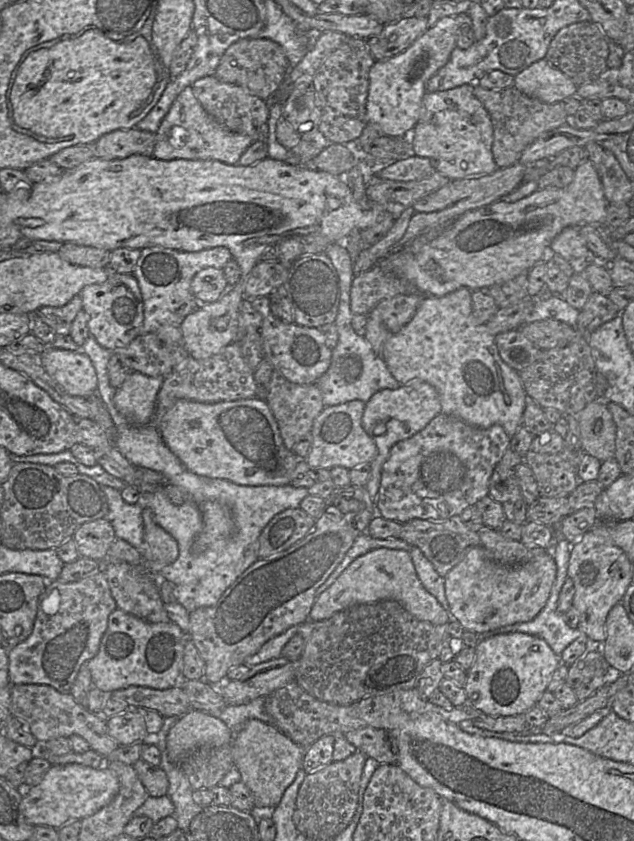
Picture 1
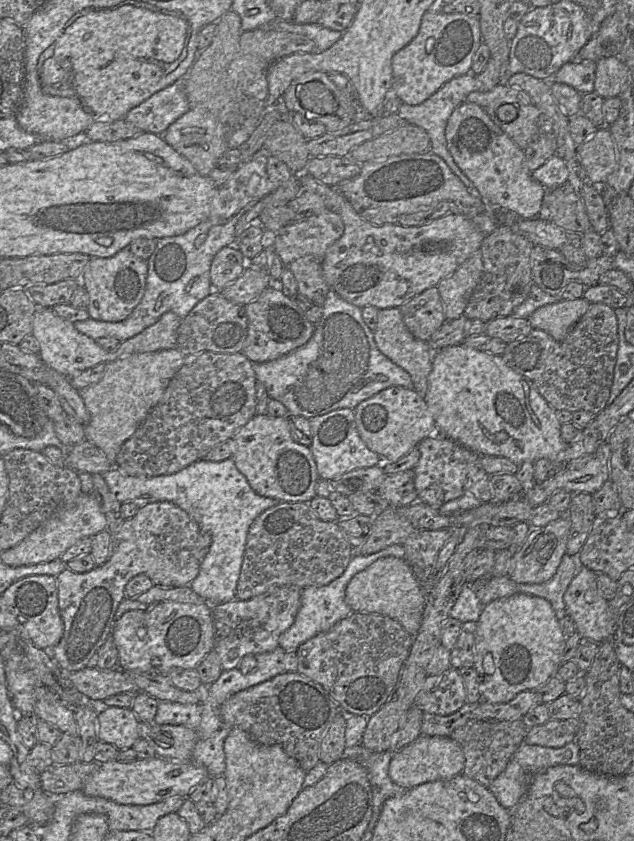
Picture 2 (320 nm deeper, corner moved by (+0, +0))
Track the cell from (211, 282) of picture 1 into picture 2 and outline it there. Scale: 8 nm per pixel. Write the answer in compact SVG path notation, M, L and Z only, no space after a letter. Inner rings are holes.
M231 245L223 247L214 256L210 267L210 281L215 289L222 290L235 281L244 271L243 254Z

